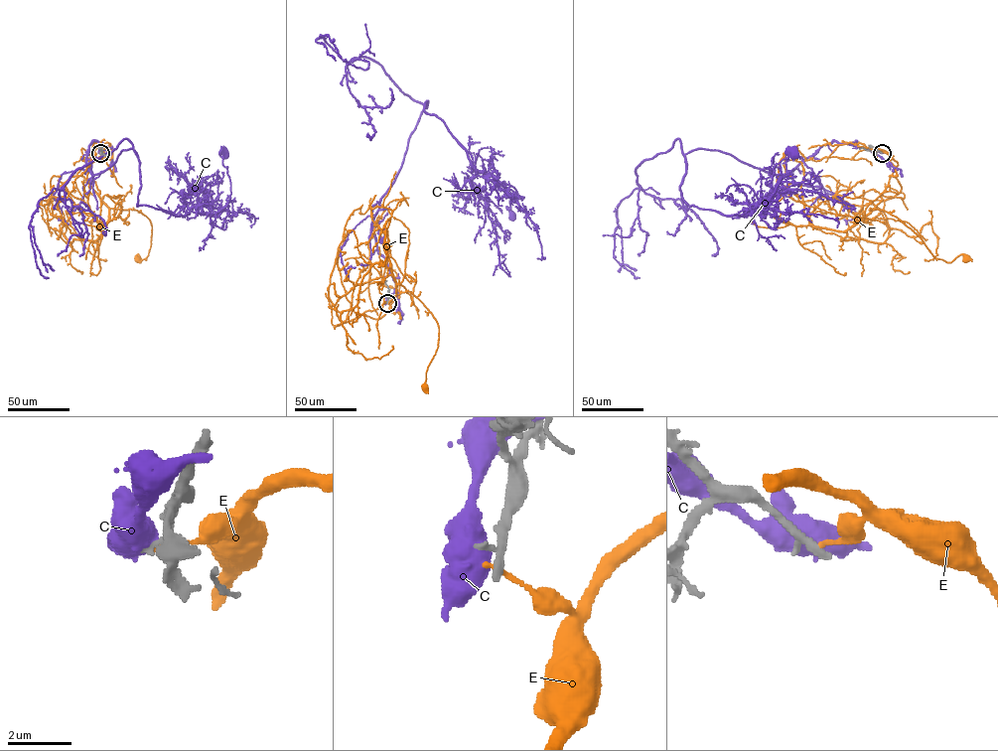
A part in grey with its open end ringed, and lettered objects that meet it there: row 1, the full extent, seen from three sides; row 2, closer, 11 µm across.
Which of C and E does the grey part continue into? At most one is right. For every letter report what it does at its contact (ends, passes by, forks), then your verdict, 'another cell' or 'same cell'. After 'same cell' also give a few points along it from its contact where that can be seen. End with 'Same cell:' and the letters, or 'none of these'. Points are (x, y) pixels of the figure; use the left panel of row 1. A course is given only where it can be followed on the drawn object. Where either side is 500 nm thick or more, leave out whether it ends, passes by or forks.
C: another cell
E: it ends | another cell
Same cell: none of these

